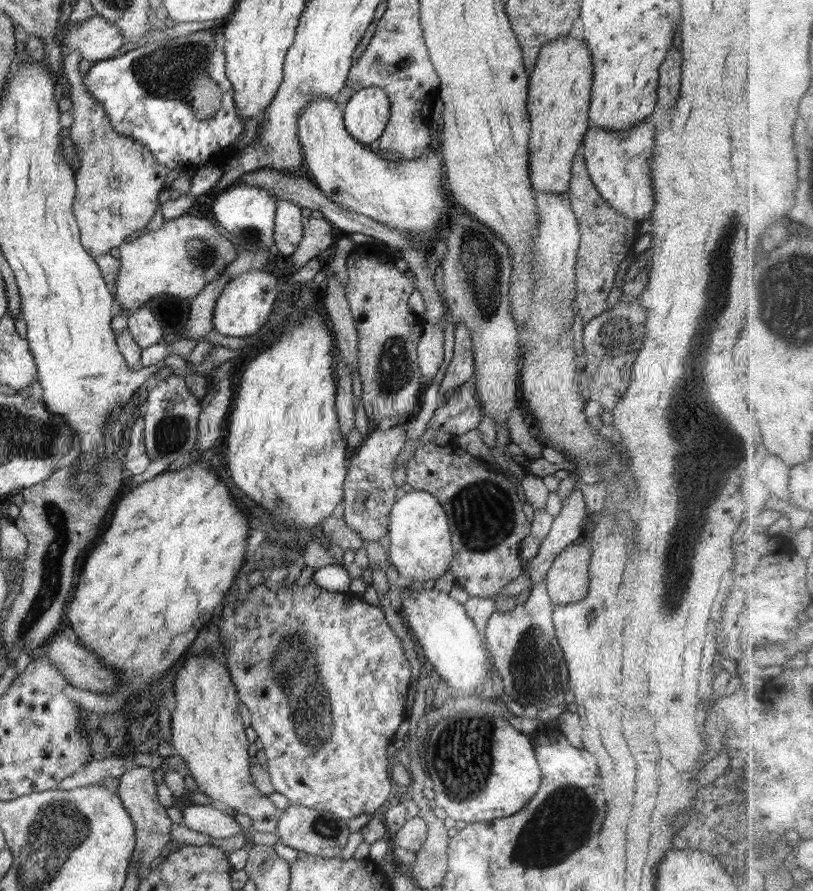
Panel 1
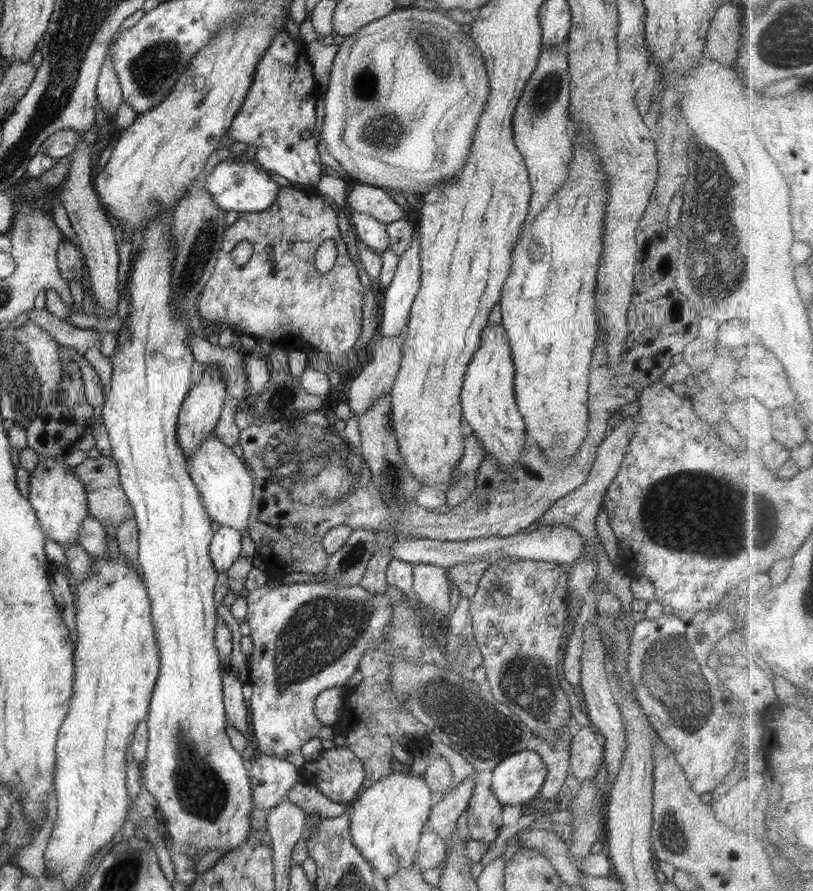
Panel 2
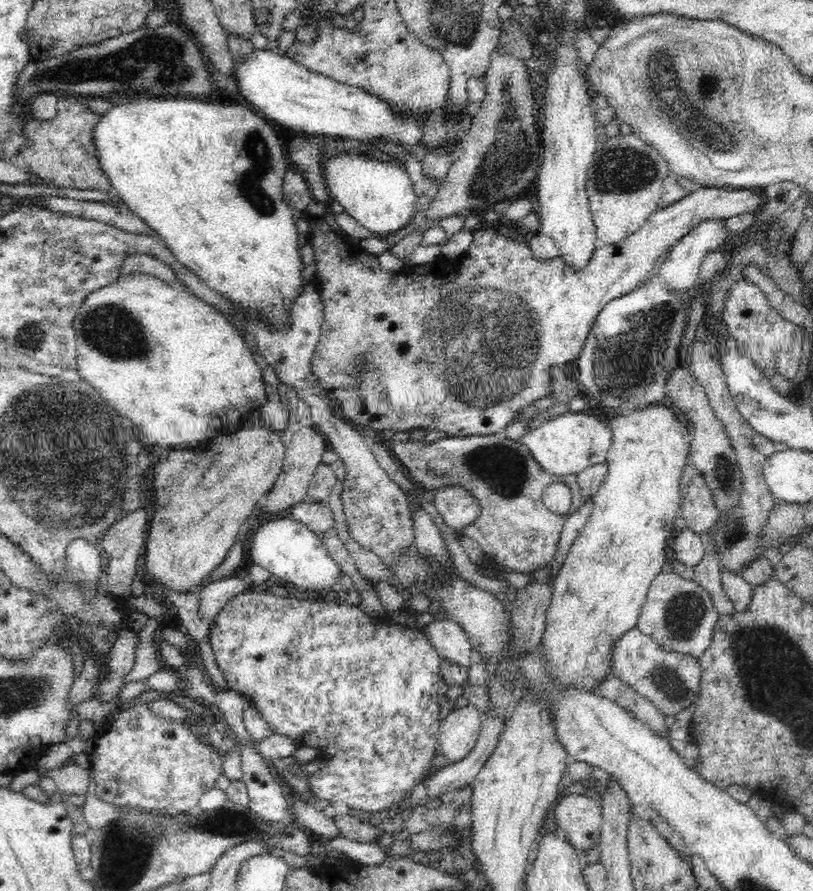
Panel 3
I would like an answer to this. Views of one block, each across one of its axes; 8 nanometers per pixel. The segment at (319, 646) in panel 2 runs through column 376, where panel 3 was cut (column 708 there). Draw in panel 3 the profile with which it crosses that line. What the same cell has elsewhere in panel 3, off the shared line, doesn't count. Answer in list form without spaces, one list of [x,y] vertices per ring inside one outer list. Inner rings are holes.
[[[670,570],[660,572],[654,578],[637,627],[642,634],[652,637],[666,652],[688,654],[698,659],[710,644],[719,615],[713,598],[705,588],[702,588],[695,579],[692,581],[684,579]]]

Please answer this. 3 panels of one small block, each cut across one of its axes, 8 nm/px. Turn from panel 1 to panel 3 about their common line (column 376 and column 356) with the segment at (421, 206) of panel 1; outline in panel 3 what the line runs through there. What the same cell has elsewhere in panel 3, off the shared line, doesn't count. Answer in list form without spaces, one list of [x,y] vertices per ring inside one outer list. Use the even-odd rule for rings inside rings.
[[[334,151],[324,160],[324,168],[325,182],[332,201],[342,205],[344,213],[370,230],[371,235],[388,237],[402,230],[415,218],[417,201],[421,196],[414,191],[410,175],[401,170],[400,165],[358,153]]]

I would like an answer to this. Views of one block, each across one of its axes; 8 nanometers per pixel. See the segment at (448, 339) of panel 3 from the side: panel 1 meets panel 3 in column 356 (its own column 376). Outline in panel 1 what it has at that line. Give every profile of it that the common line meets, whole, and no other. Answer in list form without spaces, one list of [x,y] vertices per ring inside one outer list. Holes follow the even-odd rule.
[[[355,244],[346,263],[345,295],[359,338],[357,370],[362,381],[361,403],[368,420],[375,423],[392,414],[410,412],[400,408],[386,410],[386,396],[410,394],[418,398],[420,386],[423,386],[417,363],[417,346],[424,323],[421,316],[409,308],[408,297],[414,285],[396,269],[395,260],[380,246]]]

